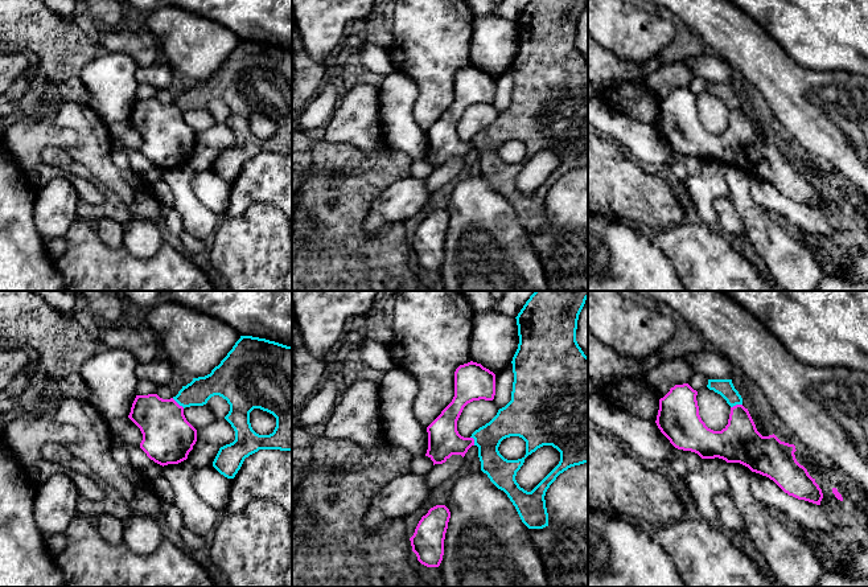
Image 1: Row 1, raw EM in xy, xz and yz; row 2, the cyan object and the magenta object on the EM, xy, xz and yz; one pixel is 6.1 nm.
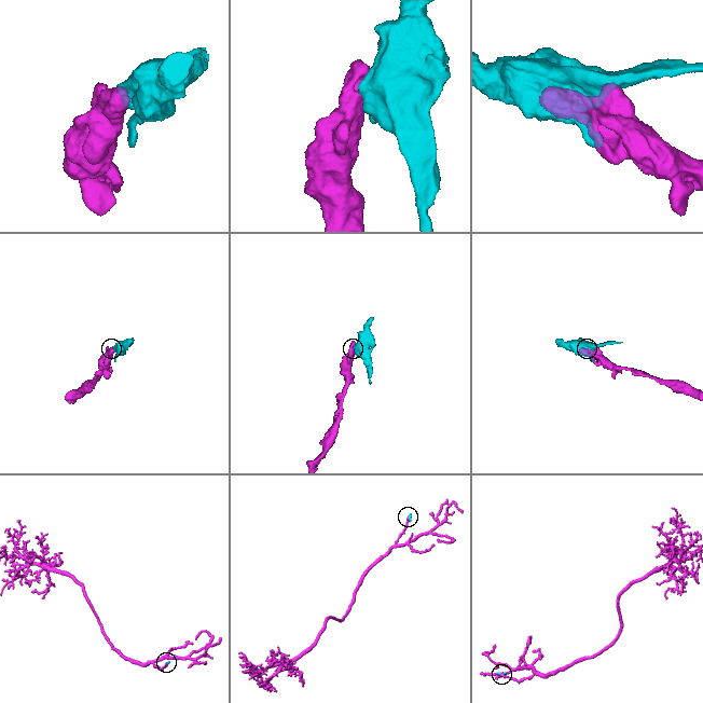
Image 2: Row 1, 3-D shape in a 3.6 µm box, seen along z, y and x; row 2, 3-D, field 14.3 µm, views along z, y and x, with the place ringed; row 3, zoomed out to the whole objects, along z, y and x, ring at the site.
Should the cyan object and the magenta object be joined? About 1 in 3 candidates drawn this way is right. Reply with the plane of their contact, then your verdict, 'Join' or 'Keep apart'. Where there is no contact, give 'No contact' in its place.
Touches cyan in xy. Keep apart

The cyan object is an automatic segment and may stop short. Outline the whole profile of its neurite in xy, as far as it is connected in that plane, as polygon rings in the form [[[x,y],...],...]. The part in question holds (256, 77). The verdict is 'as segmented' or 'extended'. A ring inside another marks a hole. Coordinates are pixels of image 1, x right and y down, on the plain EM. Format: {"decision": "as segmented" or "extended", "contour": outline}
{"decision": "as segmented", "contour": [[[240,40],[227,59],[215,70],[210,78],[205,81],[193,82],[190,87],[182,90],[173,103],[185,111],[203,110],[207,104],[219,99],[230,108],[230,115],[225,123],[231,128],[235,135],[235,144],[219,152],[213,171],[225,181],[234,182],[240,173],[243,165],[250,159],[259,153],[280,153],[292,155],[292,50],[287,50],[266,42]],[[254,112],[260,112],[272,118],[276,122],[276,131],[270,139],[256,137],[250,127],[250,116]]]}

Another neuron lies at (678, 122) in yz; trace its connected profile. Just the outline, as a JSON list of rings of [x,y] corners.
[[[683,87],[675,89],[659,103],[655,127],[675,152],[695,156],[702,163],[719,161],[727,167],[740,167],[752,176],[773,184],[789,200],[820,209],[822,193],[807,173],[797,165],[794,148],[781,145],[774,137],[762,140],[757,135],[748,112],[742,108],[731,111],[728,128],[721,135],[713,135],[705,130],[699,119],[696,99],[696,94],[688,87]]]

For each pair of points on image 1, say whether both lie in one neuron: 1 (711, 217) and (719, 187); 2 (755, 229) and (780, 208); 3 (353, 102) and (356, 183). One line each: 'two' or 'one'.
1: one
2: two
3: two

